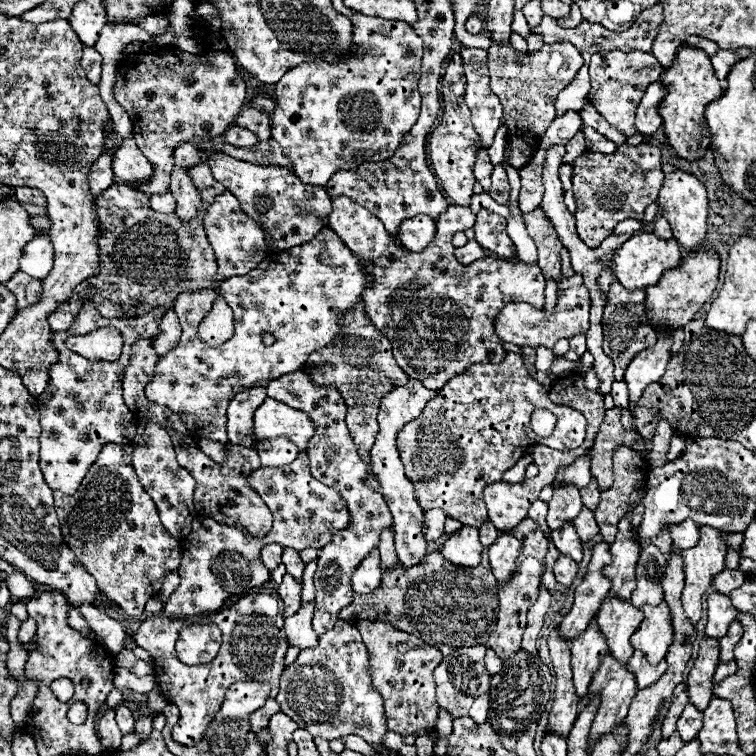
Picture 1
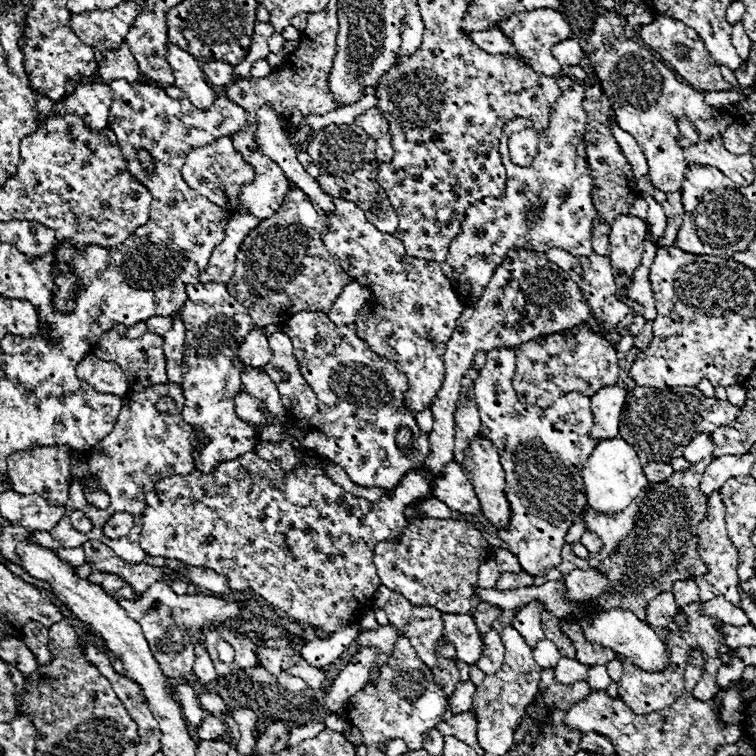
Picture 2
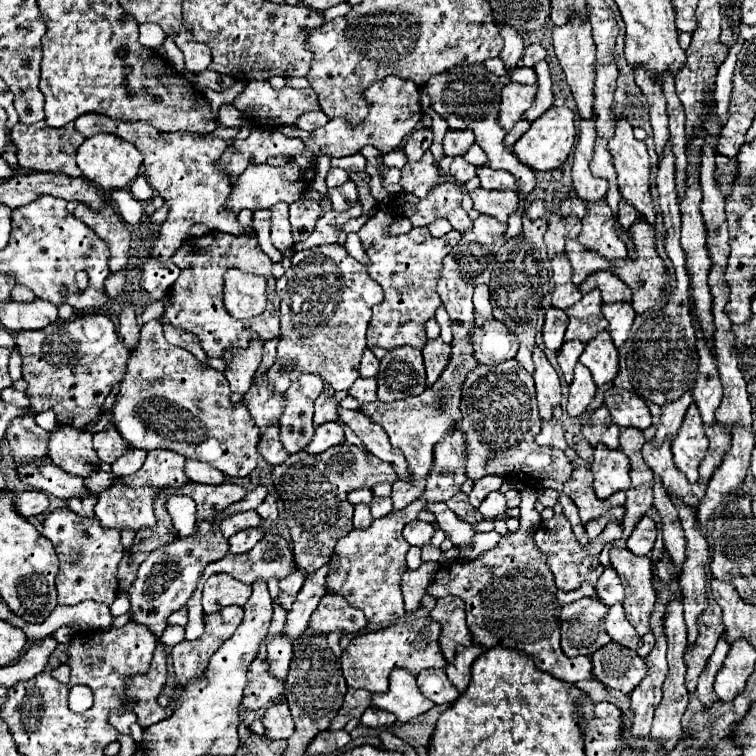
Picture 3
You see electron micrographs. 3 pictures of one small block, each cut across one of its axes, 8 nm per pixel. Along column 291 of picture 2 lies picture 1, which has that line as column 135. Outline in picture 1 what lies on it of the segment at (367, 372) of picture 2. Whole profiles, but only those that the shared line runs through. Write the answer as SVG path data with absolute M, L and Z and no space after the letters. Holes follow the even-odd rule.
M92 302L80 304L80 334L90 334L98 328L116 328L120 336L124 338L124 348L118 360L106 362L106 360L86 360L76 352L70 352L64 346L66 332L52 332L52 344L58 350L58 362L50 366L50 384L46 390L38 396L38 408L40 408L40 468L44 474L44 480L52 490L60 490L64 494L76 492L76 488L82 484L82 478L86 476L88 468L96 462L96 456L106 442L116 444L130 444L136 434L136 418L126 408L122 398L122 376L124 368L128 366L132 344L138 338L156 336L156 324L160 314L164 310L156 310L144 316L136 318L104 318L98 314Z

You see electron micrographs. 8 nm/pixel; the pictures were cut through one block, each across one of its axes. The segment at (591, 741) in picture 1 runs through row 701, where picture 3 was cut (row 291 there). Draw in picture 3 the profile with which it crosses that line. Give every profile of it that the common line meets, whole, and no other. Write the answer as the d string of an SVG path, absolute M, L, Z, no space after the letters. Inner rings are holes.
M610 270L606 272L596 272L592 276L588 276L584 280L584 284L580 286L580 290L586 294L590 290L598 288L602 292L602 300L604 304L612 304L612 302L630 302L632 300L632 290Z

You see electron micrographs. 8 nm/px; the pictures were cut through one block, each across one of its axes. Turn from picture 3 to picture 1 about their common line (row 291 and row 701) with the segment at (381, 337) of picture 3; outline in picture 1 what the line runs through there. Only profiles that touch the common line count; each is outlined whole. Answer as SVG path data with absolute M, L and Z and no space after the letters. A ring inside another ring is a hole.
M356 624L370 656L370 678L372 688L382 694L386 710L386 726L396 730L400 736L424 736L434 730L440 706L436 702L434 668L442 662L438 648L424 644L412 634L404 634L388 624Z

